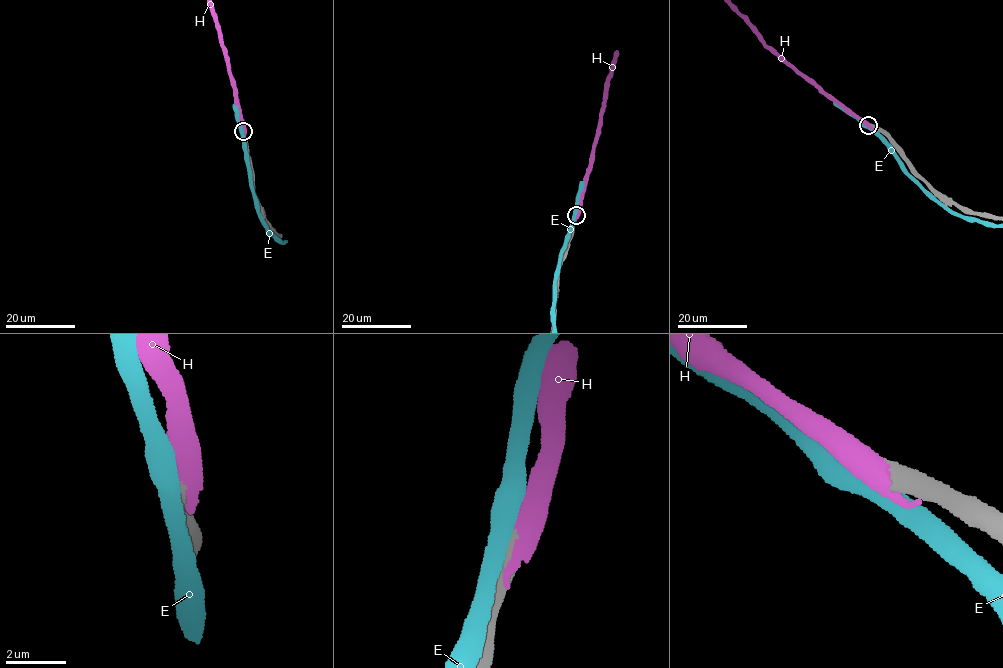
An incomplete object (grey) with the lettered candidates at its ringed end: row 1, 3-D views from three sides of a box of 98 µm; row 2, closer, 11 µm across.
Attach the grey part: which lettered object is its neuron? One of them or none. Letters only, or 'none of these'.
H

